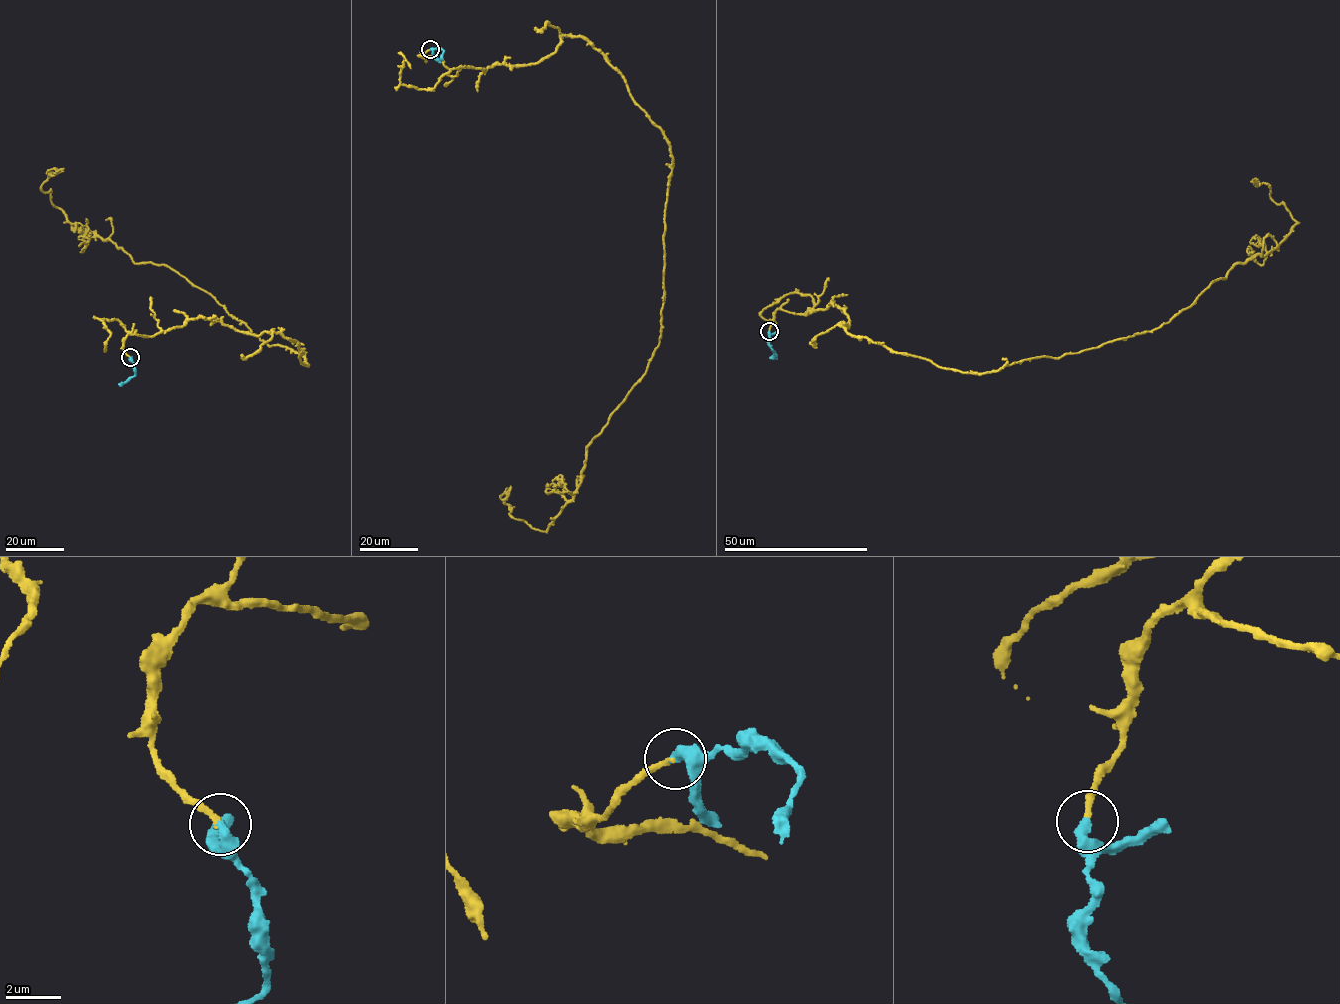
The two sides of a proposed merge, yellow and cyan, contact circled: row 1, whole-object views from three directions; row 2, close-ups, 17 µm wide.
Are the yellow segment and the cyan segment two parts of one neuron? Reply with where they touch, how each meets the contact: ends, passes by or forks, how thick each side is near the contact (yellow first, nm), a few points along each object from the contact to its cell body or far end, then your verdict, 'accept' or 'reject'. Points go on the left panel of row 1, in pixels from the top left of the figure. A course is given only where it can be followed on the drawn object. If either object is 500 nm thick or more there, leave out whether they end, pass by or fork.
(130, 357) | yellow ends | cyan ends | 220/440 nm | yellow via (130, 358), (128, 334), (210, 318), (281, 332), (307, 364), (164, 264), (71, 223), (41, 188), (56, 172) | cyan via (130, 358), (135, 375), (119, 384) | accept

